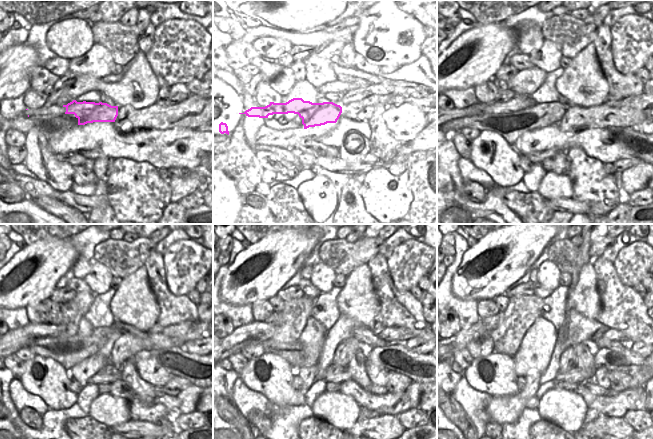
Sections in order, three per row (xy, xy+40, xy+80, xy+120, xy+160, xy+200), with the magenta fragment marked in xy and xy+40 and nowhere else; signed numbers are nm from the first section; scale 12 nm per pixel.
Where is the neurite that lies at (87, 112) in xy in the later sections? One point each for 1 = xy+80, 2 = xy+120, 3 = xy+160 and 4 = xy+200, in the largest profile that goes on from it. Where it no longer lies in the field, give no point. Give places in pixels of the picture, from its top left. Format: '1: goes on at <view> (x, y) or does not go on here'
1: goes on at xy+80 (539, 115)
2: goes on at xy+120 (16, 339)
3: goes on at xy+160 (257, 332)
4: goes on at xy+200 (459, 341)

